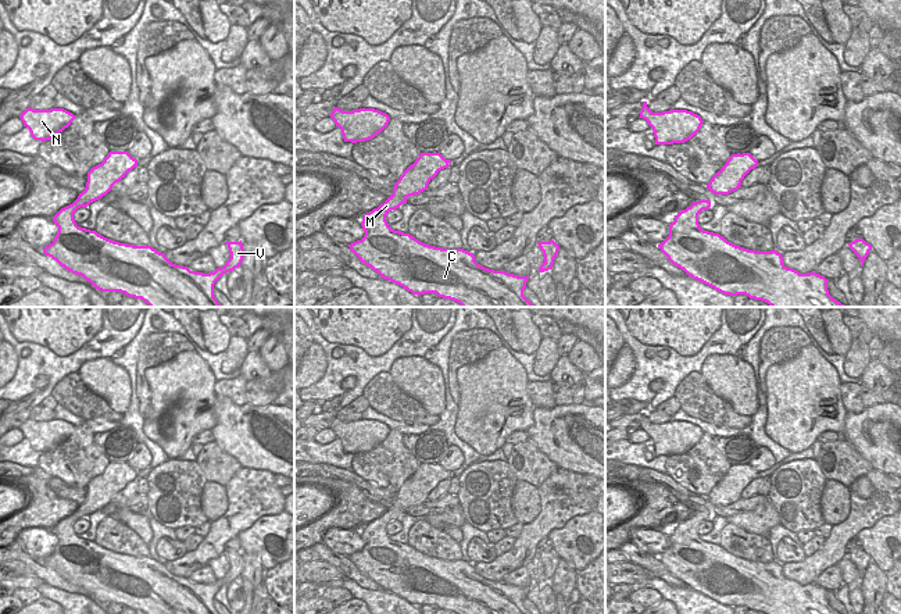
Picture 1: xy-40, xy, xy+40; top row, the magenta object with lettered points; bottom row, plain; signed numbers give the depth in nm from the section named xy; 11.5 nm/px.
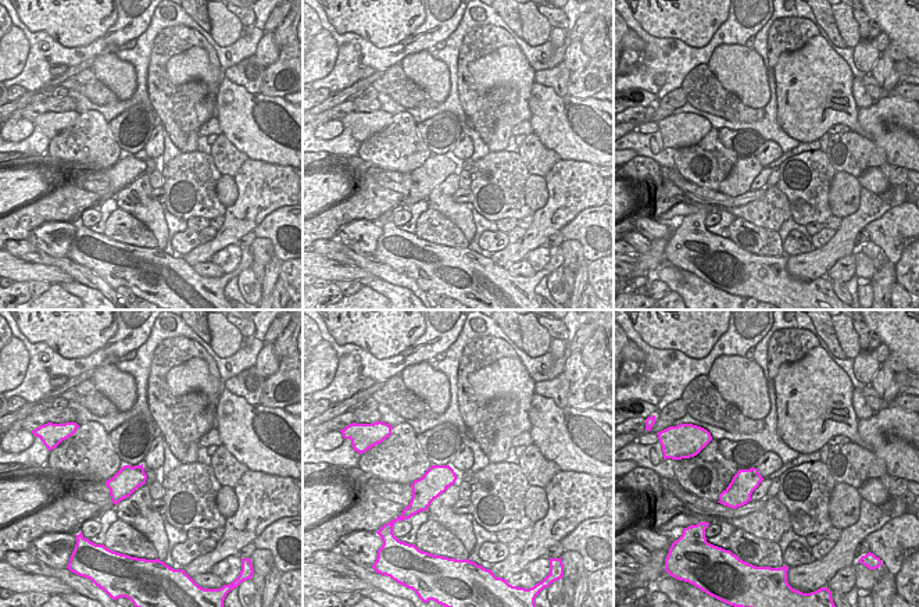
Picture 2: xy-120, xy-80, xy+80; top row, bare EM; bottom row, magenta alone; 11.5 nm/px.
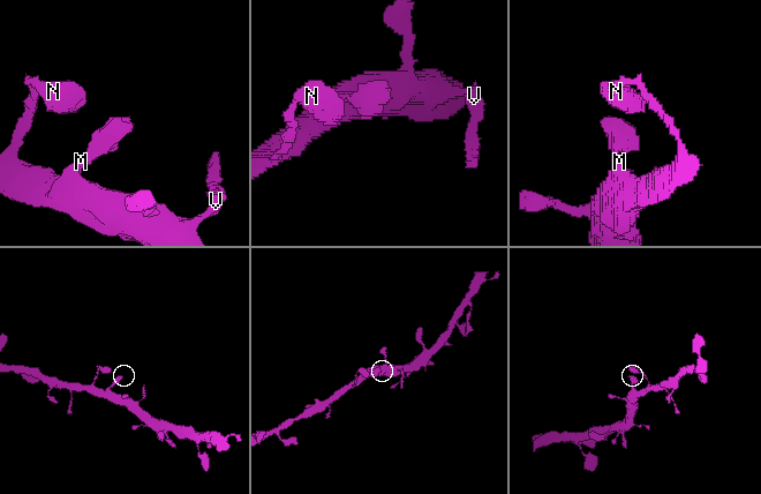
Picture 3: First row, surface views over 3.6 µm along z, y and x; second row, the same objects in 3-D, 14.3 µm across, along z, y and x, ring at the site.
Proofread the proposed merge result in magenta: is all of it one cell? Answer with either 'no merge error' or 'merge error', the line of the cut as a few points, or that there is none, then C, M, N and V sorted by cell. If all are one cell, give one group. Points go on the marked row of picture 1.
no merge error; no cut; C M N V

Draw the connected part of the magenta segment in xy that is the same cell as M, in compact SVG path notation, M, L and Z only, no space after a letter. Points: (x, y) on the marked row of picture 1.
M421 153L394 183L391 196L378 208L364 215L361 226L365 235L361 240L348 244L350 250L361 263L376 271L380 278L403 286L412 294L436 293L439 297L454 300L462 307L534 307L523 296L529 276L485 268L475 261L473 253L464 249L448 250L429 246L410 233L389 226L387 213L400 208L410 196L426 190L437 172L450 167L450 161L440 153Z

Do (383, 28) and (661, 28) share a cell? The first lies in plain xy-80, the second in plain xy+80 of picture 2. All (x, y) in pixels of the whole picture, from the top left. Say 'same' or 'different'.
same

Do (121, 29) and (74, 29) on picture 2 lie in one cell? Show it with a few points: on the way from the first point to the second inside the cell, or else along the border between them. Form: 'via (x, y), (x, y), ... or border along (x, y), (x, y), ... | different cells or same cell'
border along (118, 14), (117, 20), (100, 36), (81, 47) | different cells

